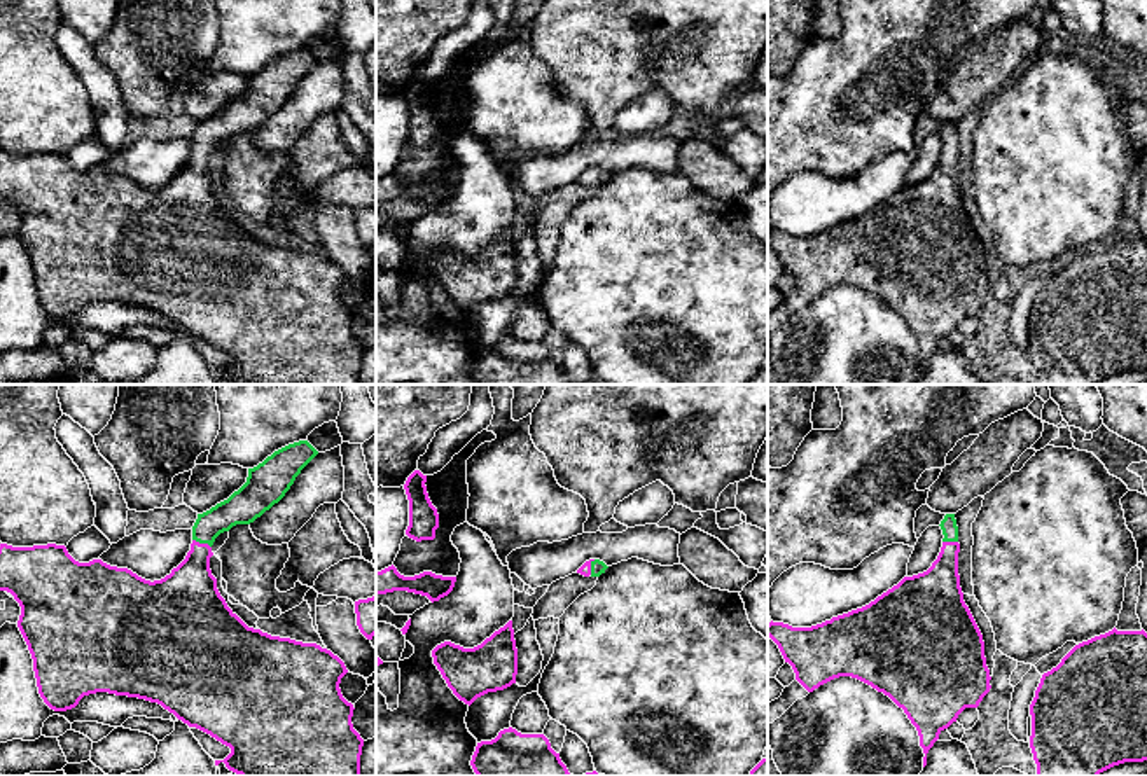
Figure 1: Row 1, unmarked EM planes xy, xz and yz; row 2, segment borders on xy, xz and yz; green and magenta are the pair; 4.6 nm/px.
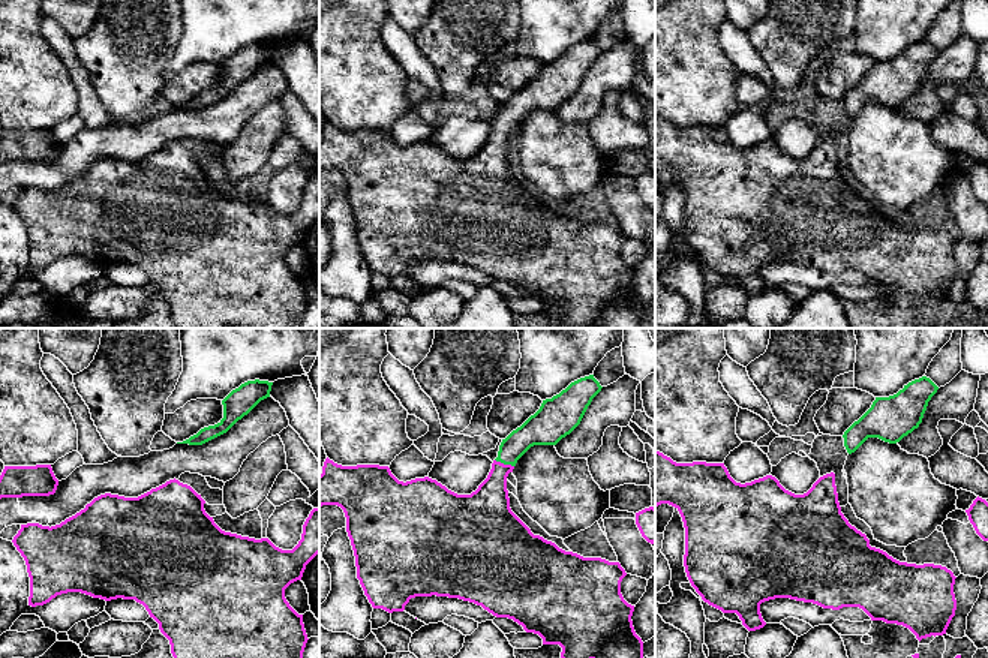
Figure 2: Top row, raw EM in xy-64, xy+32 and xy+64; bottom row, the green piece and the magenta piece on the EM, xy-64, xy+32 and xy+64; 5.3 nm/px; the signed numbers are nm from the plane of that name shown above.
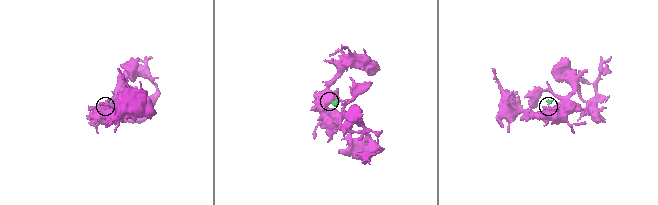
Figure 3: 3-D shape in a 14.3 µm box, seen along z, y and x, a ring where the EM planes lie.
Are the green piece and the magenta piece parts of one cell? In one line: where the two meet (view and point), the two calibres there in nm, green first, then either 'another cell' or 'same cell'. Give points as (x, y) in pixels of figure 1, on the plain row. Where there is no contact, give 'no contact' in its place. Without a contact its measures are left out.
meets green in xy at (201, 151); 160 nm thick on the green side, 260 nm on the other; same cell

